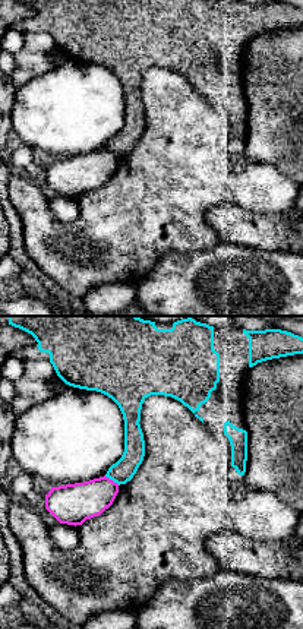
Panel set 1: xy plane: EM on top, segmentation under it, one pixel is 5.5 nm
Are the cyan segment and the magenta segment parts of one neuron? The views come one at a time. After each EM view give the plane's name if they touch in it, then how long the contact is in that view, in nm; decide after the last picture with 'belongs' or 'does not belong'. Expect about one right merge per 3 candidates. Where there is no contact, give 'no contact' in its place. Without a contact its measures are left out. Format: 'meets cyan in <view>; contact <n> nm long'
meets cyan in xy; contact 100 nm long

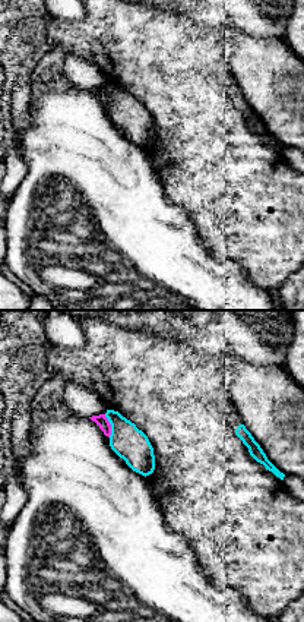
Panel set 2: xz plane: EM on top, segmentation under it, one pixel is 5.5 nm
meets cyan in xz; contact 130 nm long

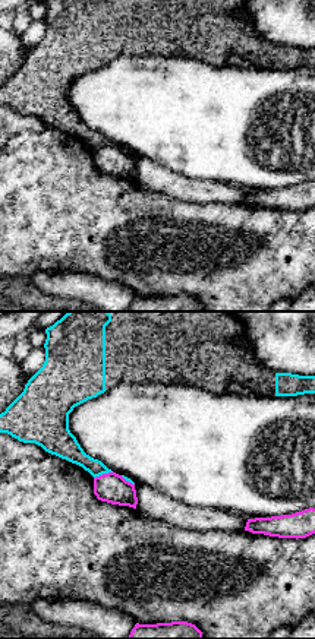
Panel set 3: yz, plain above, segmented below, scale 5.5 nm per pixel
meets cyan in yz; contact 110 nm long

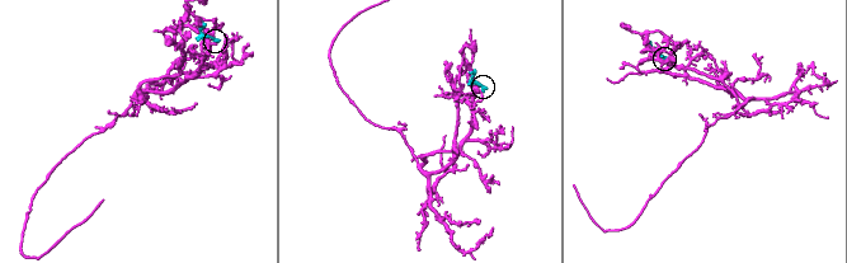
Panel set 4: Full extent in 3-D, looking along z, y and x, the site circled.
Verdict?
does not belong

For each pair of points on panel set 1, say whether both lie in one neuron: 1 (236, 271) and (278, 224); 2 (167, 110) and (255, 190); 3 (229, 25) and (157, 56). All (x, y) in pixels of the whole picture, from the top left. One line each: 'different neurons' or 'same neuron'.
1: different neurons
2: same neuron
3: same neuron

